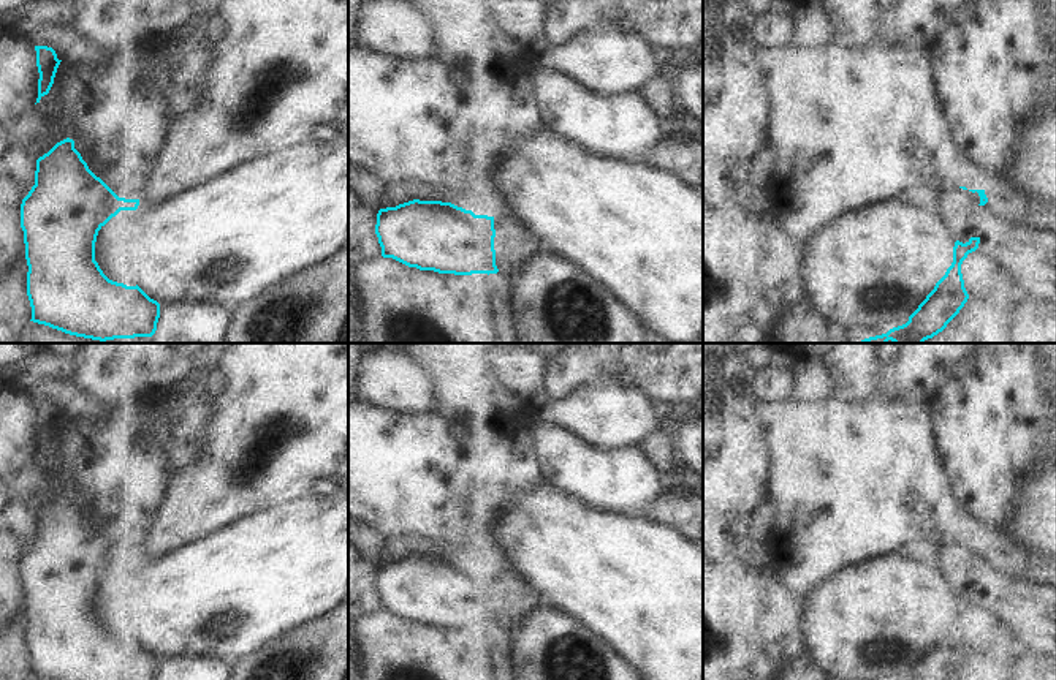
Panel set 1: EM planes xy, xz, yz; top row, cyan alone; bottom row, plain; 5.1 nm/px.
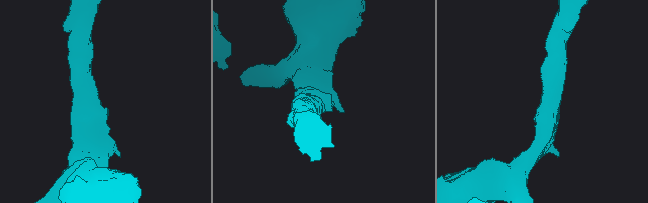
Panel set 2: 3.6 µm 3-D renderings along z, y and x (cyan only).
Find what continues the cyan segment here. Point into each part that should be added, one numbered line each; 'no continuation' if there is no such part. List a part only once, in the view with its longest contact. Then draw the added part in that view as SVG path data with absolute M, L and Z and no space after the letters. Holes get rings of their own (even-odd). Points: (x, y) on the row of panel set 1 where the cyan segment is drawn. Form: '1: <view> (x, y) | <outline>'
no continuation

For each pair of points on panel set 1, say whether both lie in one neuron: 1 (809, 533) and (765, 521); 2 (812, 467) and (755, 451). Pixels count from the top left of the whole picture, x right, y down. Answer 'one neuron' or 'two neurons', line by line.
1: two neurons
2: two neurons

